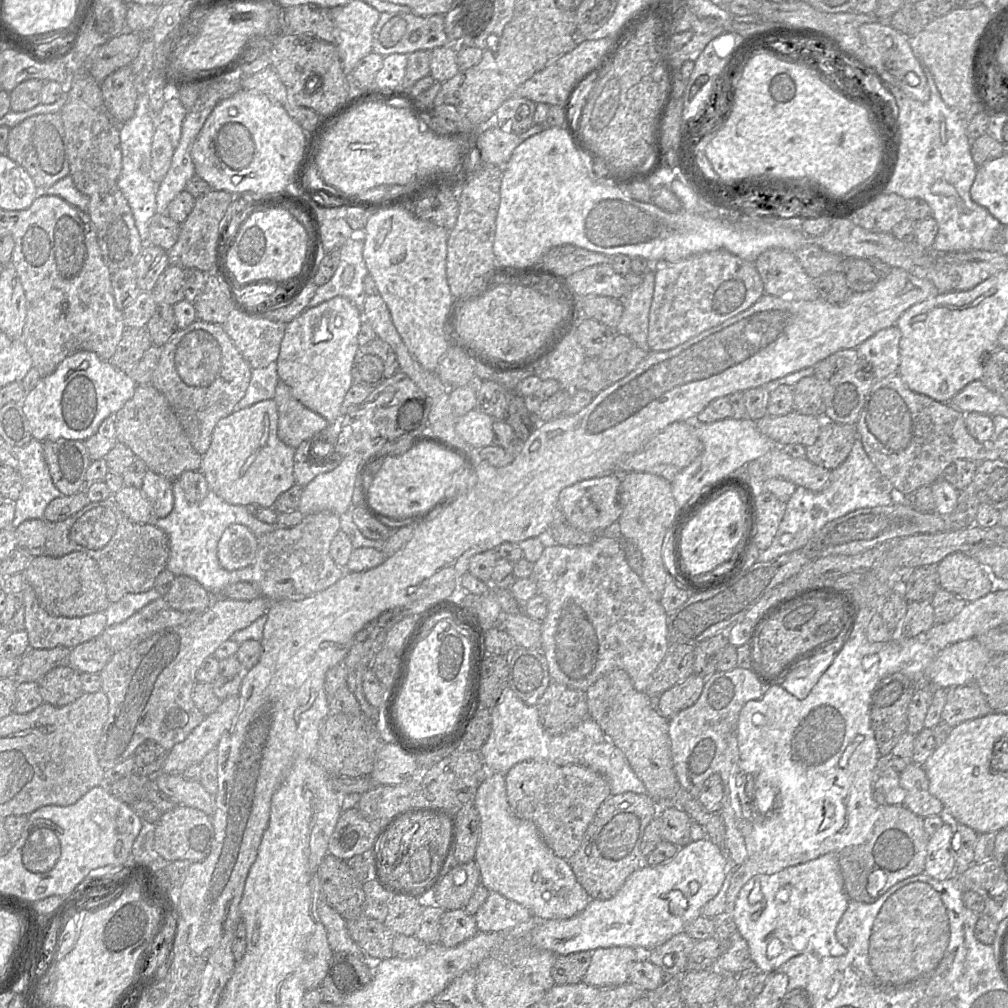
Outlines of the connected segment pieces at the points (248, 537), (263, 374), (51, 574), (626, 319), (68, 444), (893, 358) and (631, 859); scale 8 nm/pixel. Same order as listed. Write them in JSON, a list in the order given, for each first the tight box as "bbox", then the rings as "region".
[{"bbox":[218,526,259,571],"region":[[[229,526],[218,543],[218,559],[221,566],[234,571],[251,565],[257,555],[259,537],[247,526]]]},{"bbox":[237,361,279,409],"region":[[[276,361],[265,368],[253,369],[248,389],[237,404],[237,409],[244,409],[267,399],[274,399],[279,381]]]},{"bbox":[22,551,110,617],"region":[[[76,551],[57,558],[34,557],[22,573],[25,585],[33,588],[41,608],[52,616],[82,617],[103,612],[110,604],[97,562],[84,552]]]},{"bbox":[617,264,655,350],"region":[[[651,264],[645,272],[643,282],[622,298],[623,313],[618,326],[617,334],[628,336],[635,344],[645,350],[648,347],[649,312],[654,294],[655,272]]]},{"bbox":[42,439,92,496],"region":[[[66,439],[42,442],[53,483],[63,496],[74,495],[86,487],[86,473],[92,461],[84,442]]]},{"bbox":[856,325,900,381],"region":[[[892,325],[879,330],[856,347],[859,357],[870,364],[866,369],[871,373],[872,368],[876,381],[898,372],[900,339],[900,329]]]},{"bbox":[568,792,659,899],"region":[[[635,792],[610,795],[599,806],[580,847],[568,860],[577,881],[591,899],[612,898],[626,879],[643,865],[642,837],[647,825],[658,815],[659,808],[648,794]]]}]

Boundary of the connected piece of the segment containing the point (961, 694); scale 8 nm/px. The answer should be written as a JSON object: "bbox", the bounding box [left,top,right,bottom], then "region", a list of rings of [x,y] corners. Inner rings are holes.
{"bbox":[941,683,991,728],"region":[[[976,683],[947,689],[947,699],[941,718],[951,728],[960,723],[983,717],[991,708]]]}

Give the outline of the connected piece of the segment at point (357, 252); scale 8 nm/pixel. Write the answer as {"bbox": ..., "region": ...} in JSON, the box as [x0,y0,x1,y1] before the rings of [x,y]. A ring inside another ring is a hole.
{"bbox":[307,235,369,313],"region":[[[362,235],[350,237],[340,248],[341,258],[334,275],[326,284],[318,286],[307,308],[315,307],[336,296],[348,298],[362,313],[366,293],[364,278],[369,274],[363,257]]]}

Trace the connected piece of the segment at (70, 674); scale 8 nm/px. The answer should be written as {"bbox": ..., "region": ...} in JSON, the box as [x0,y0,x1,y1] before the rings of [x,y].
{"bbox":[38,666,83,707],"region":[[[59,666],[38,681],[44,702],[55,707],[73,703],[83,695],[80,673],[70,666]]]}

